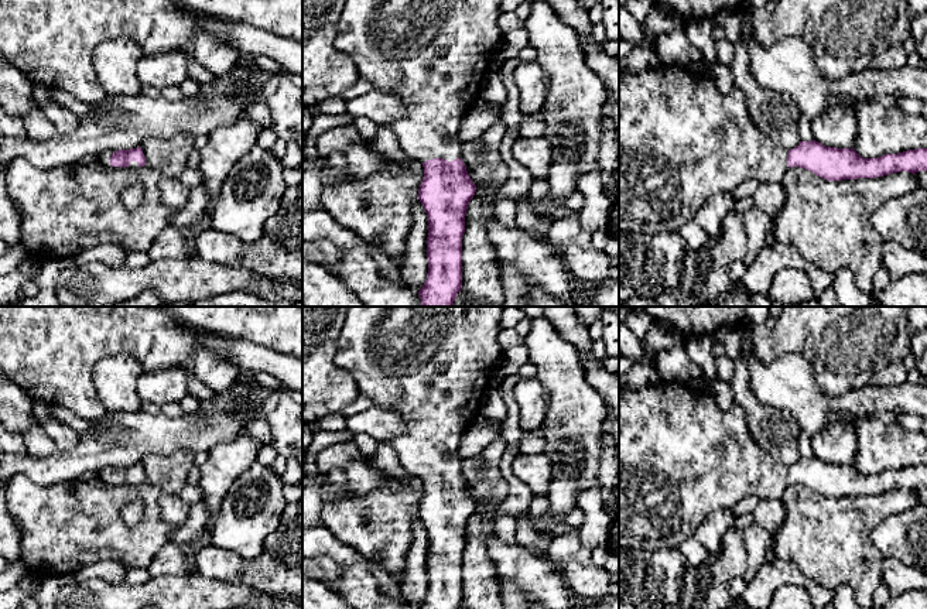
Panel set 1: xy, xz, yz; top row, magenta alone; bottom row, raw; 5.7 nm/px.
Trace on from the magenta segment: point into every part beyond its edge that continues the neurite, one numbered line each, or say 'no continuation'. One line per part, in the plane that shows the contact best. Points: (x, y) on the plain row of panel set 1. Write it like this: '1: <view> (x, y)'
1: xy (103, 475)

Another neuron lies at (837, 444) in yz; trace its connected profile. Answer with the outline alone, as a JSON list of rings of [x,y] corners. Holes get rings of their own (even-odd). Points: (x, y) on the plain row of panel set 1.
[[[832,421],[828,428],[811,438],[814,456],[827,463],[854,465],[856,435],[841,421]]]

